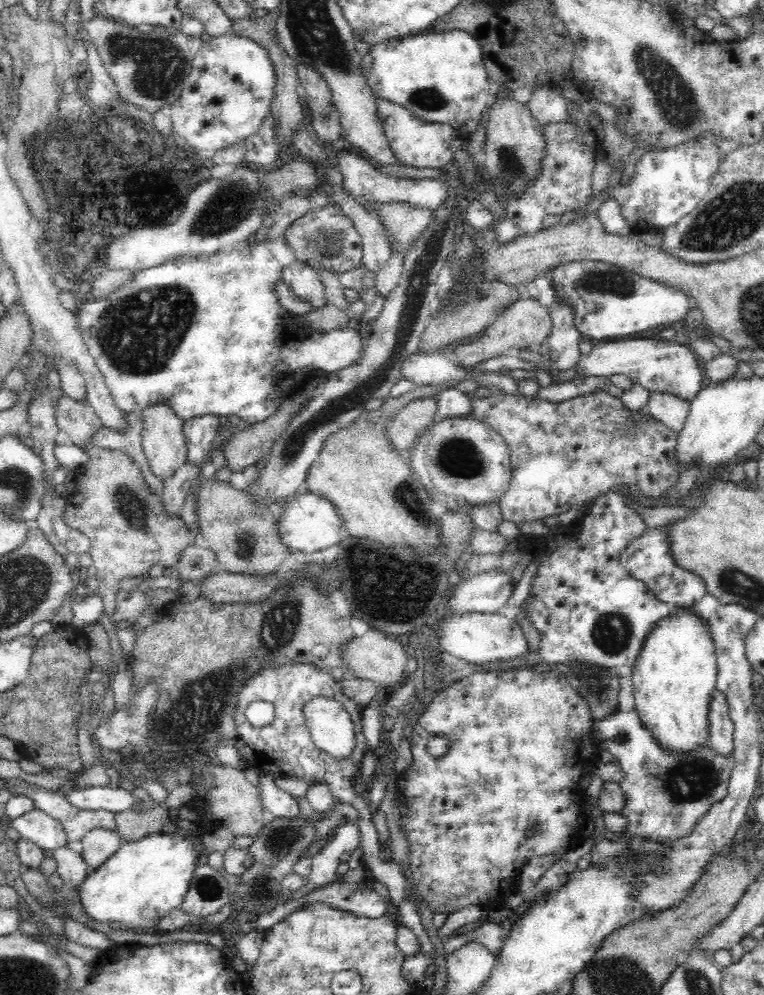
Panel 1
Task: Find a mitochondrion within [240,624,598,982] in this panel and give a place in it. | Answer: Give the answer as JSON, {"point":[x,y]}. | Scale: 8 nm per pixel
{"point":[281,837]}

